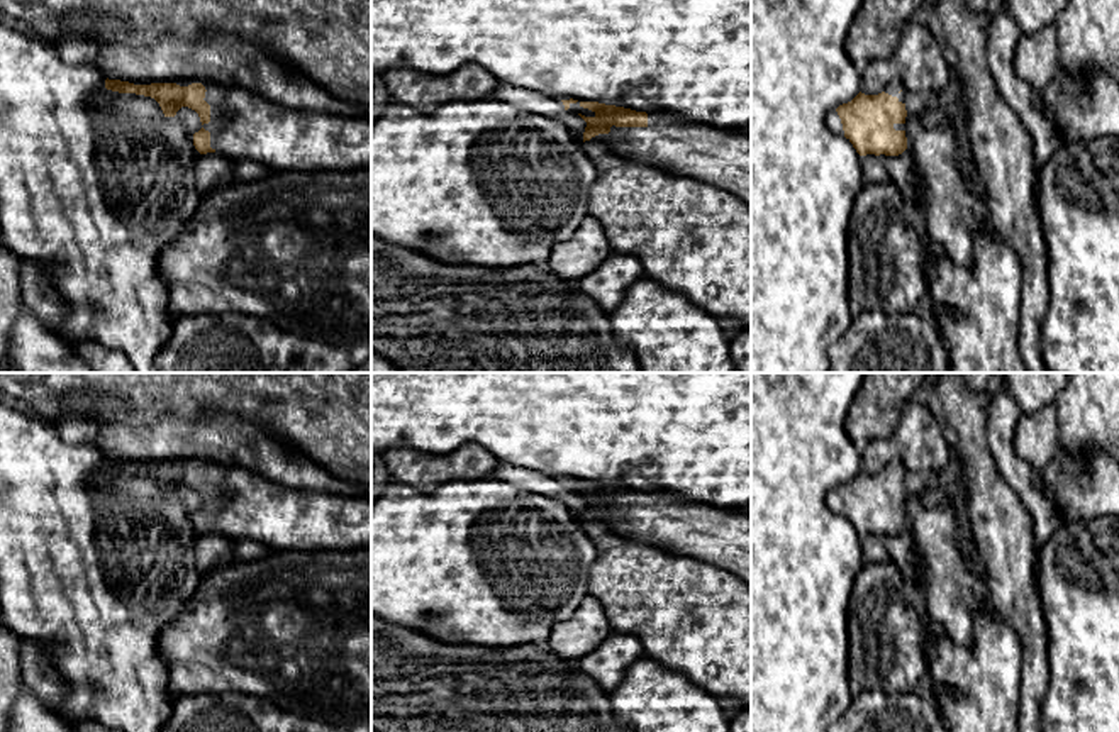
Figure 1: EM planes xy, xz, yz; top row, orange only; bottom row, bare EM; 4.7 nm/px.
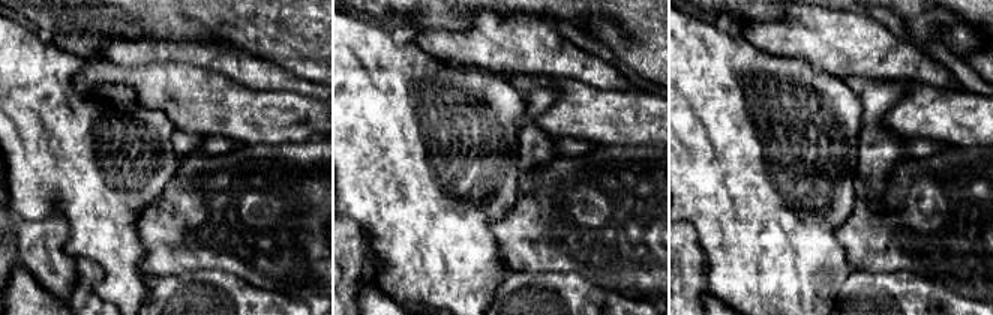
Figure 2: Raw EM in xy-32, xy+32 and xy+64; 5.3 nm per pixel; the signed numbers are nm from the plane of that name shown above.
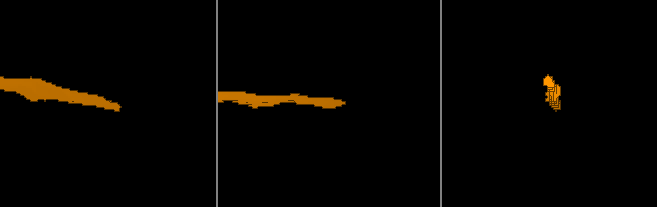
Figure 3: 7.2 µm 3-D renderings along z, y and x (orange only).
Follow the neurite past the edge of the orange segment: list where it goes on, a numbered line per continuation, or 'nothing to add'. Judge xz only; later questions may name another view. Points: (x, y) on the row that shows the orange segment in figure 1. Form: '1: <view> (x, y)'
1: xz (721, 158)

